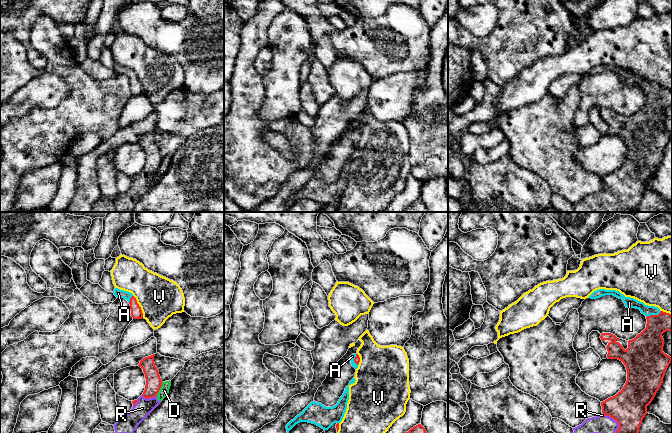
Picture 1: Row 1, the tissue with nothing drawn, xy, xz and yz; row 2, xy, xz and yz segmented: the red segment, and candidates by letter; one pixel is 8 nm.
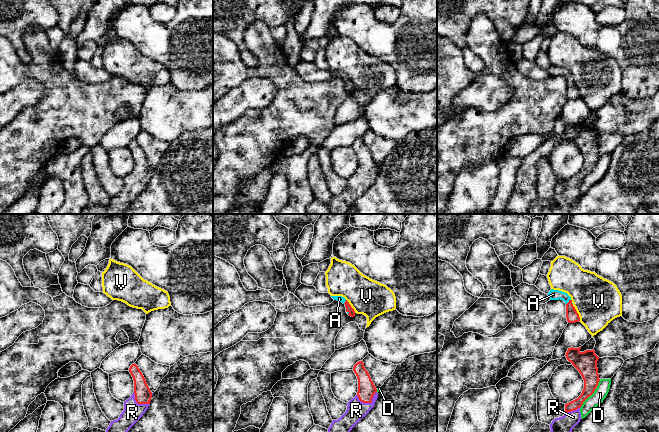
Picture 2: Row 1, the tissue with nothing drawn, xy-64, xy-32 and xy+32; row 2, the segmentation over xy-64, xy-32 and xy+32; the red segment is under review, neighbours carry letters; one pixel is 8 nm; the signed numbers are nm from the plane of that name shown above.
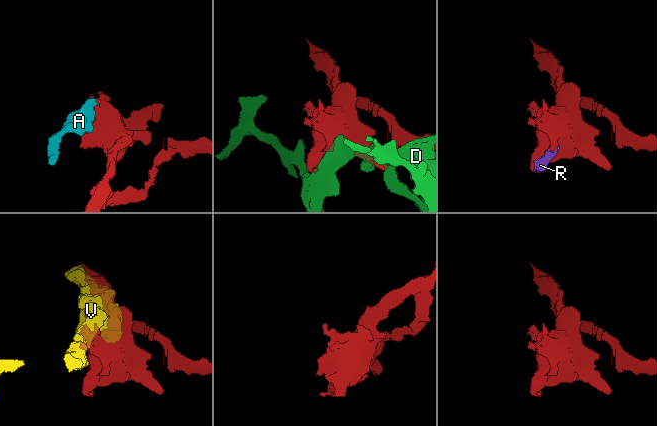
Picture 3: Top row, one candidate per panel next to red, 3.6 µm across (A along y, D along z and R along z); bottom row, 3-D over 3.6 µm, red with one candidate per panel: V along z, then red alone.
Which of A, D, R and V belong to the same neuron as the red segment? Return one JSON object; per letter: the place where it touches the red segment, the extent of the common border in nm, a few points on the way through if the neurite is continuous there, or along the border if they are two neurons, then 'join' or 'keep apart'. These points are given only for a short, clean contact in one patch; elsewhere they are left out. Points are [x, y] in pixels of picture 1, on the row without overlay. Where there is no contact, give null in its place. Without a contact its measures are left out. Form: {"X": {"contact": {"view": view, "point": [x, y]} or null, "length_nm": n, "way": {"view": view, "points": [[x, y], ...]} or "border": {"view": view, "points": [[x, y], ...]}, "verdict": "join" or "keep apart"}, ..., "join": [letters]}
{"A": {"contact": {"view": "yz", "point": [653, 91]}, "length_nm": 130, "verdict": "join"}, "D": {"contact": {"view": "xy", "point": [160, 163]}, "length_nm": 120, "verdict": "keep apart"}, "R": {"contact": {"view": "xy", "point": [149, 173]}, "length_nm": 120, "verdict": "join"}, "V": {"contact": {"view": "xy", "point": [139, 82]}, "length_nm": 200, "verdict": "keep apart"}, "join": ["A", "R"]}

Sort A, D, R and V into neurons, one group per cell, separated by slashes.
A R / D / V

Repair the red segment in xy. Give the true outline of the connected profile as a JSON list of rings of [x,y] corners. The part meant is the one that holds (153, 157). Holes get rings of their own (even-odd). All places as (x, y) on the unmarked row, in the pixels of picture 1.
[[[155,130],[143,134],[138,141],[145,150],[145,166],[137,176],[132,177],[131,187],[125,193],[119,193],[113,201],[116,212],[131,212],[138,201],[161,179],[157,170],[163,158],[155,142],[154,132]]]

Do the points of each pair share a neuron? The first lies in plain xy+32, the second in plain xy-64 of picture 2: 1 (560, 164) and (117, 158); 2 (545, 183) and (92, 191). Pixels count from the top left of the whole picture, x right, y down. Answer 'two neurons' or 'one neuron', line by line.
1: one neuron
2: one neuron

